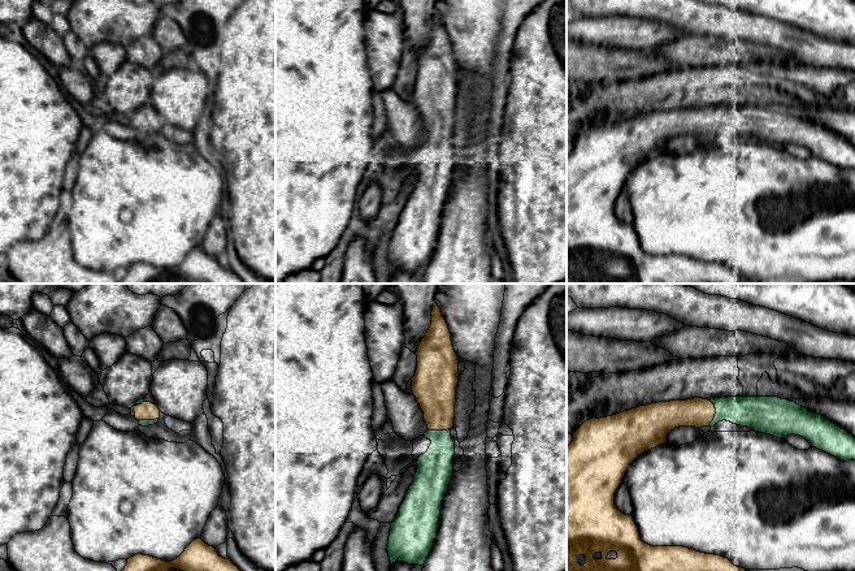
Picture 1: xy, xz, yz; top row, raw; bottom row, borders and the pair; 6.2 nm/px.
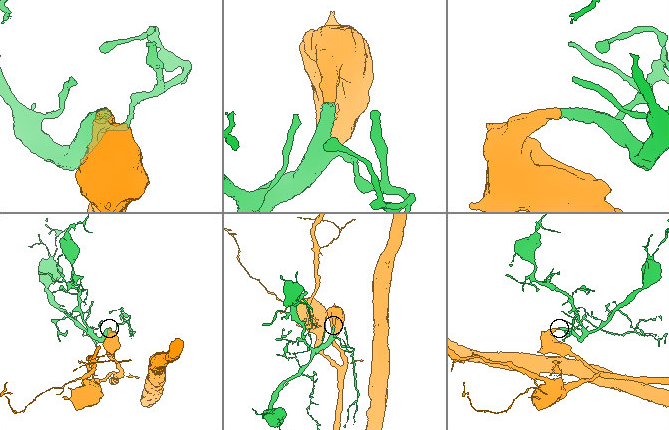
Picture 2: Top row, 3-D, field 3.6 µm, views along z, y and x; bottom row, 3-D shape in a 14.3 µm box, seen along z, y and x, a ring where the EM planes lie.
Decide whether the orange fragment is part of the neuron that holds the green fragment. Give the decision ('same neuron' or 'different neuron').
same neuron

